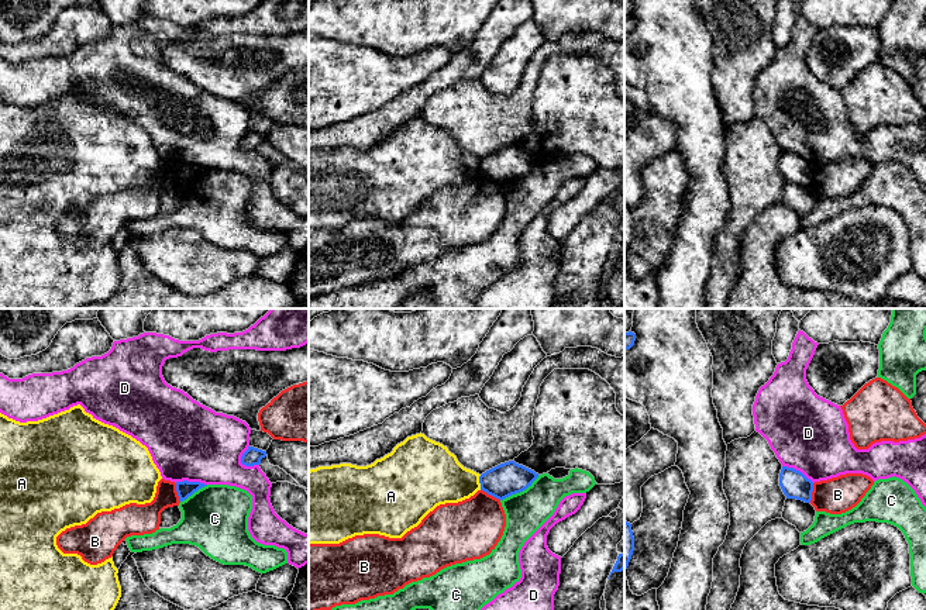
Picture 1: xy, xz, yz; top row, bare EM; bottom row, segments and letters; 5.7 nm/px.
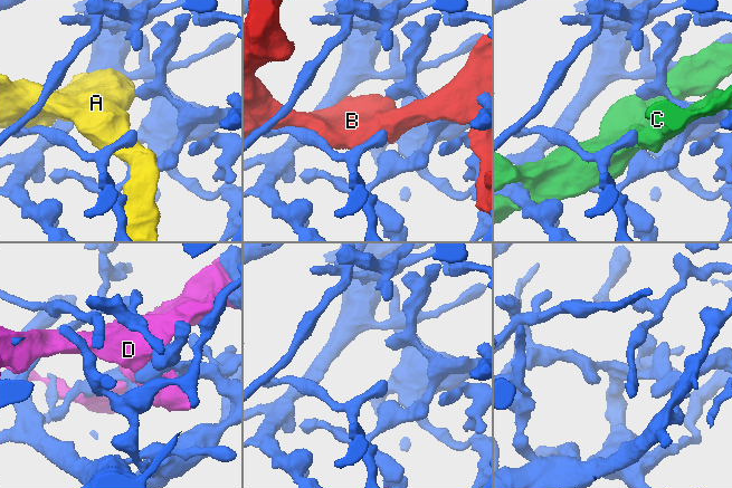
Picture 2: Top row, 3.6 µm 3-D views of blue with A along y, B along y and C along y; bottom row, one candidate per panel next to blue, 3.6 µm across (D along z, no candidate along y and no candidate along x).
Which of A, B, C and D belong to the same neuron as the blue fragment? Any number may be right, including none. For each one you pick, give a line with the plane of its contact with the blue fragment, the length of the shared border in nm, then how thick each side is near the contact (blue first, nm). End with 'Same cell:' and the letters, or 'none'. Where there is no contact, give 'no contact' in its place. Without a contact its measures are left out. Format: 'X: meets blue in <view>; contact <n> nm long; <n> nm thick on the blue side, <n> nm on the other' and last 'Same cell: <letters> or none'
Same cell: none

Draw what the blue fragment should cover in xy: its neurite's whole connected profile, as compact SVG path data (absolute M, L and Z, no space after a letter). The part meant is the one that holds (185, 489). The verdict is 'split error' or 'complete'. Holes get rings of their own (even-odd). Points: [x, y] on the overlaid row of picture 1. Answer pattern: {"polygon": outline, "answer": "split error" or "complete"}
{"polygon": "M176 482L176 492L179 496L179 502L186 500L189 496L192 496L195 492L197 492L199 489L204 487L207 485L200 483L200 482Z", "answer": "complete"}

